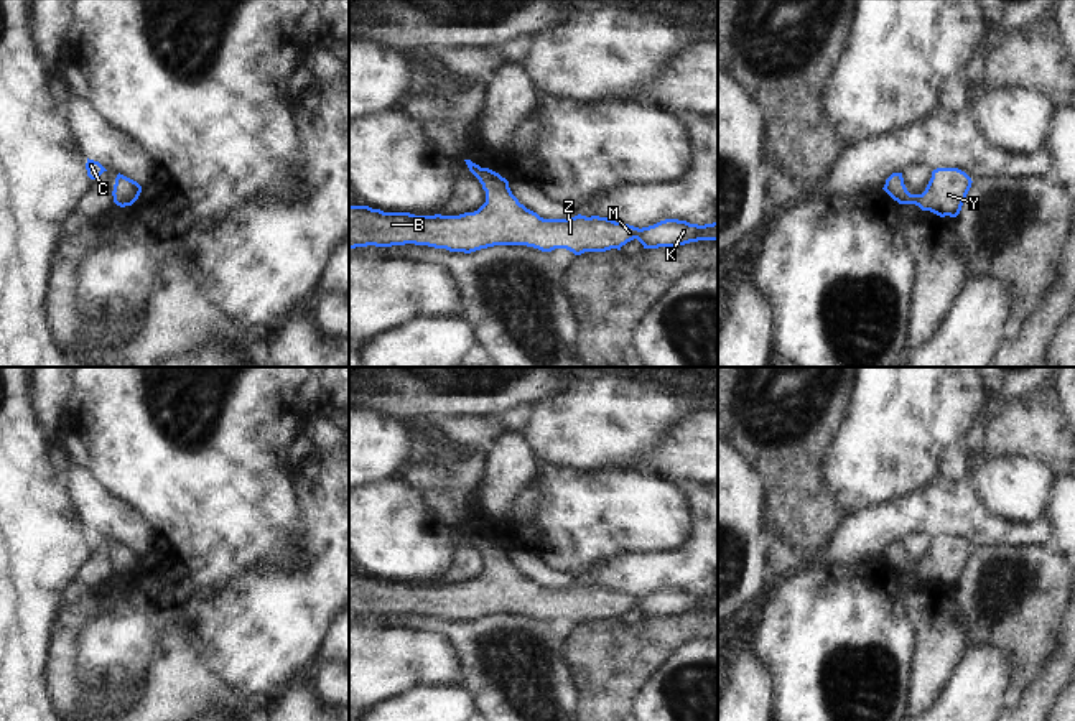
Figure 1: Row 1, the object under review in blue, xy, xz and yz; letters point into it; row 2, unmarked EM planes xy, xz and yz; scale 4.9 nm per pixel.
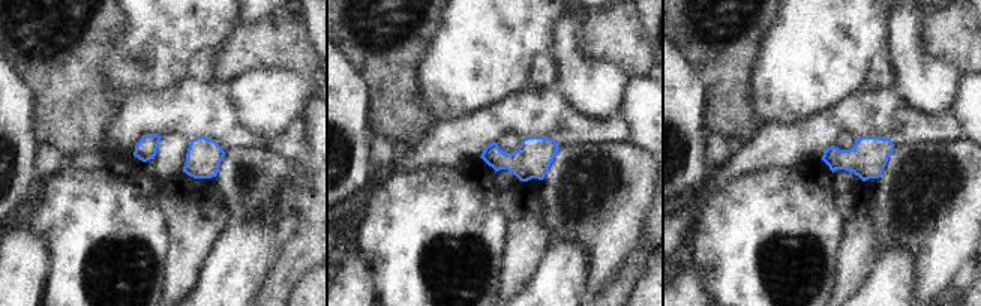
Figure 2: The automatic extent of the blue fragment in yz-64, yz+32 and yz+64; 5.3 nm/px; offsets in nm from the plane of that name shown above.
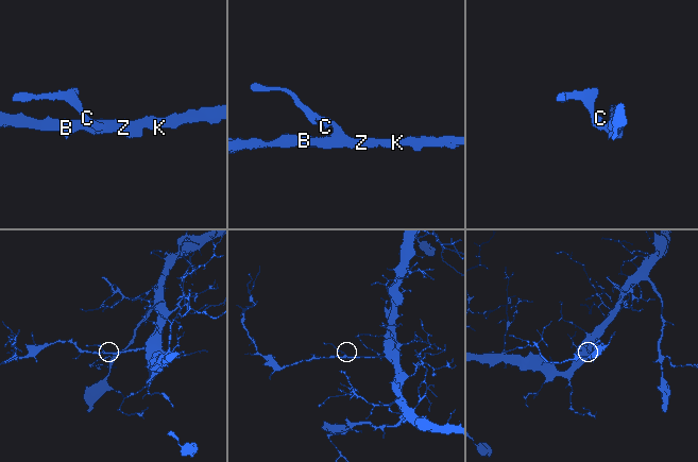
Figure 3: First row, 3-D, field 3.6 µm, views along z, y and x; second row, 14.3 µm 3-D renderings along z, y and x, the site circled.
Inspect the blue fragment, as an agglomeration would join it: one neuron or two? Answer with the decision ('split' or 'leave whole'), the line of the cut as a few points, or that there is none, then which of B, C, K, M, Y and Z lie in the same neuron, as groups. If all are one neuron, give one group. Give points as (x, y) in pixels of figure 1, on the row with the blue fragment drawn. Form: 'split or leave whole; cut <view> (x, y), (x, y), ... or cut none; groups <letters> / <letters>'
leave whole; cut none; groups B C K M Y Z

